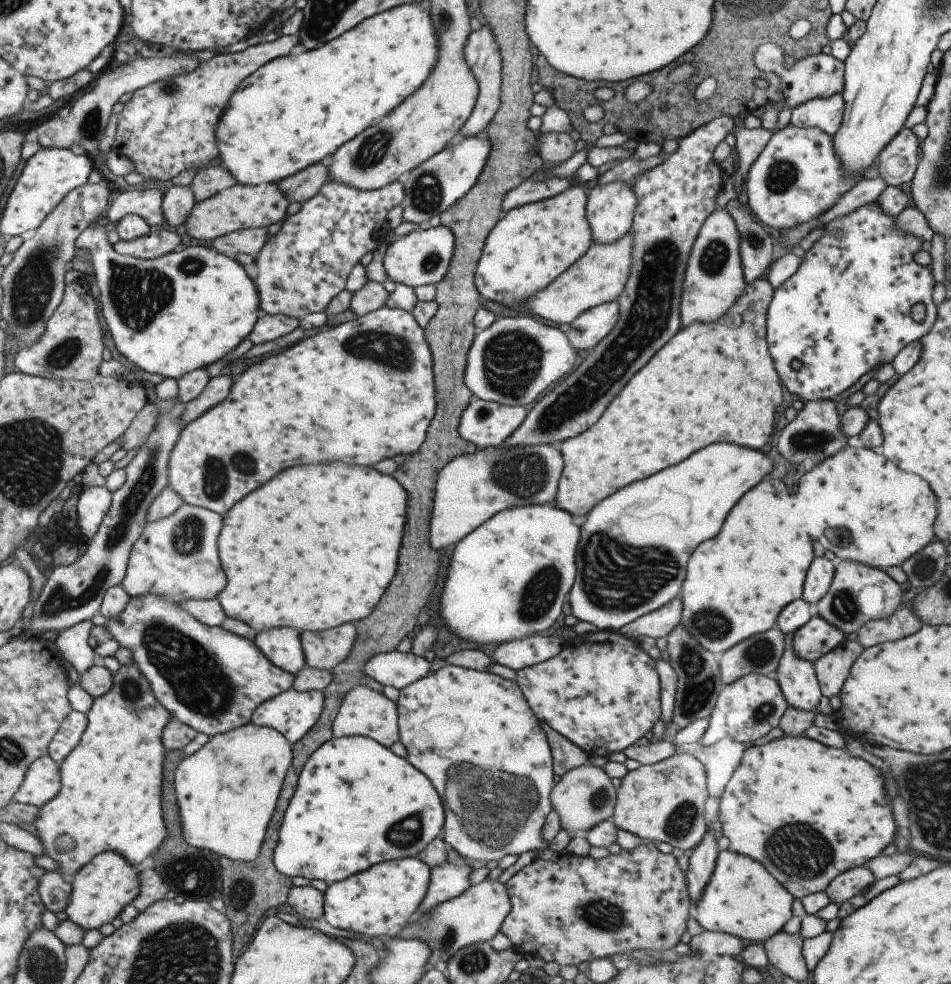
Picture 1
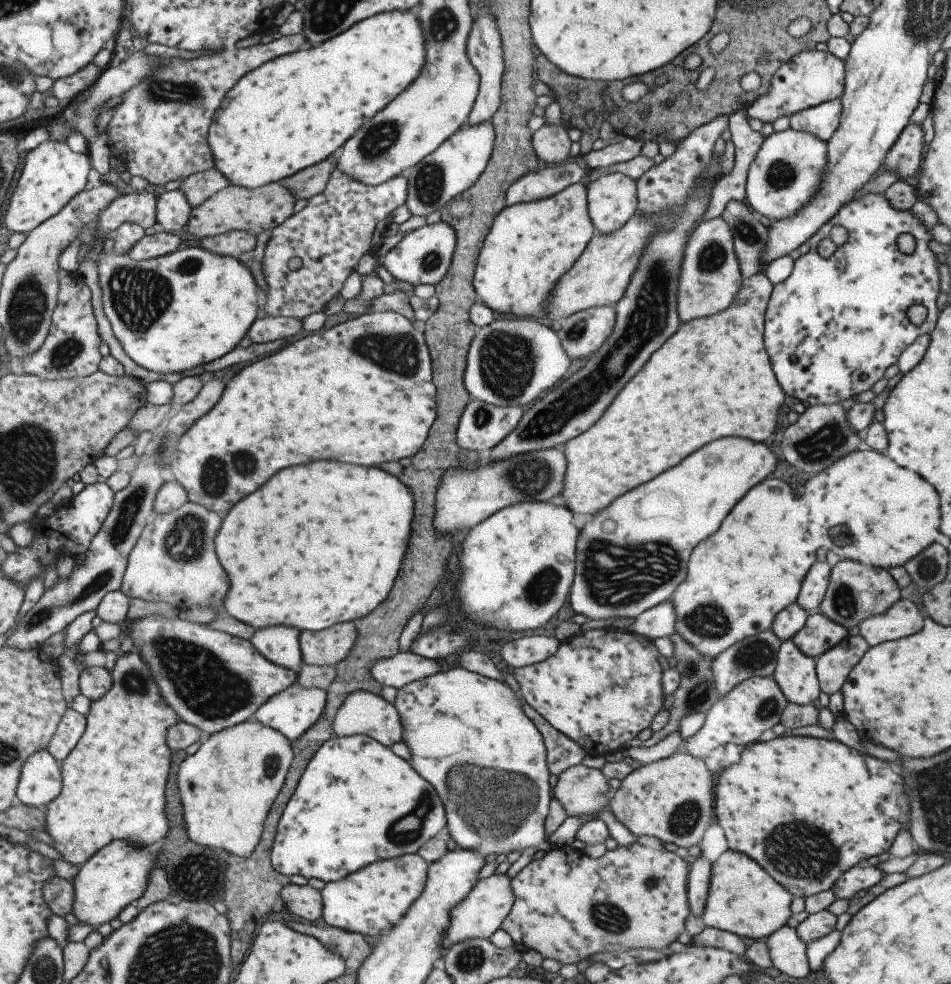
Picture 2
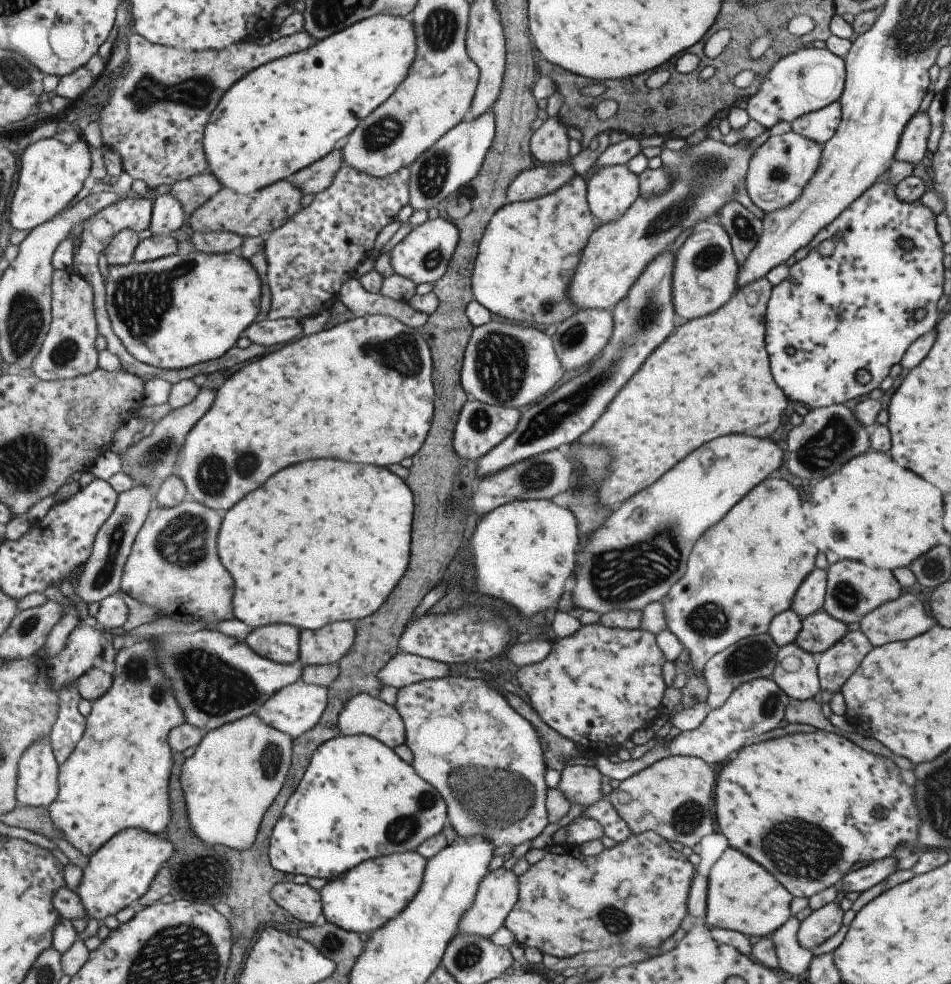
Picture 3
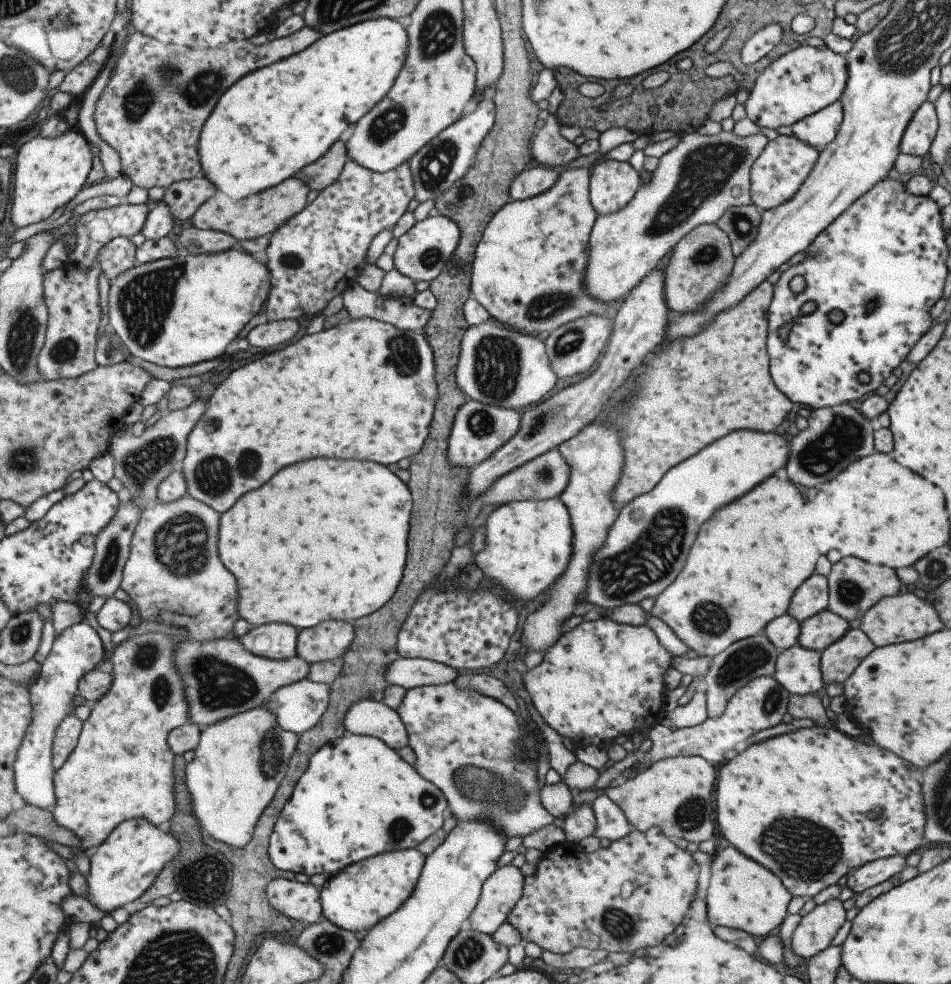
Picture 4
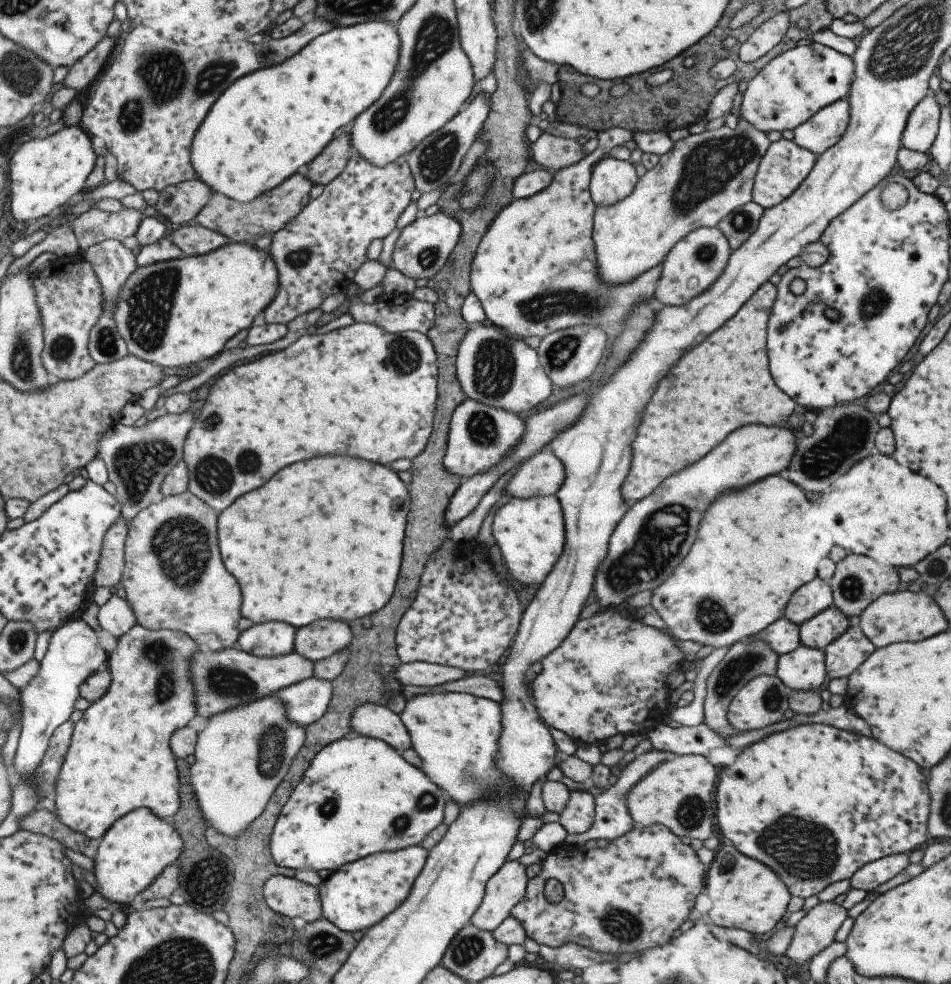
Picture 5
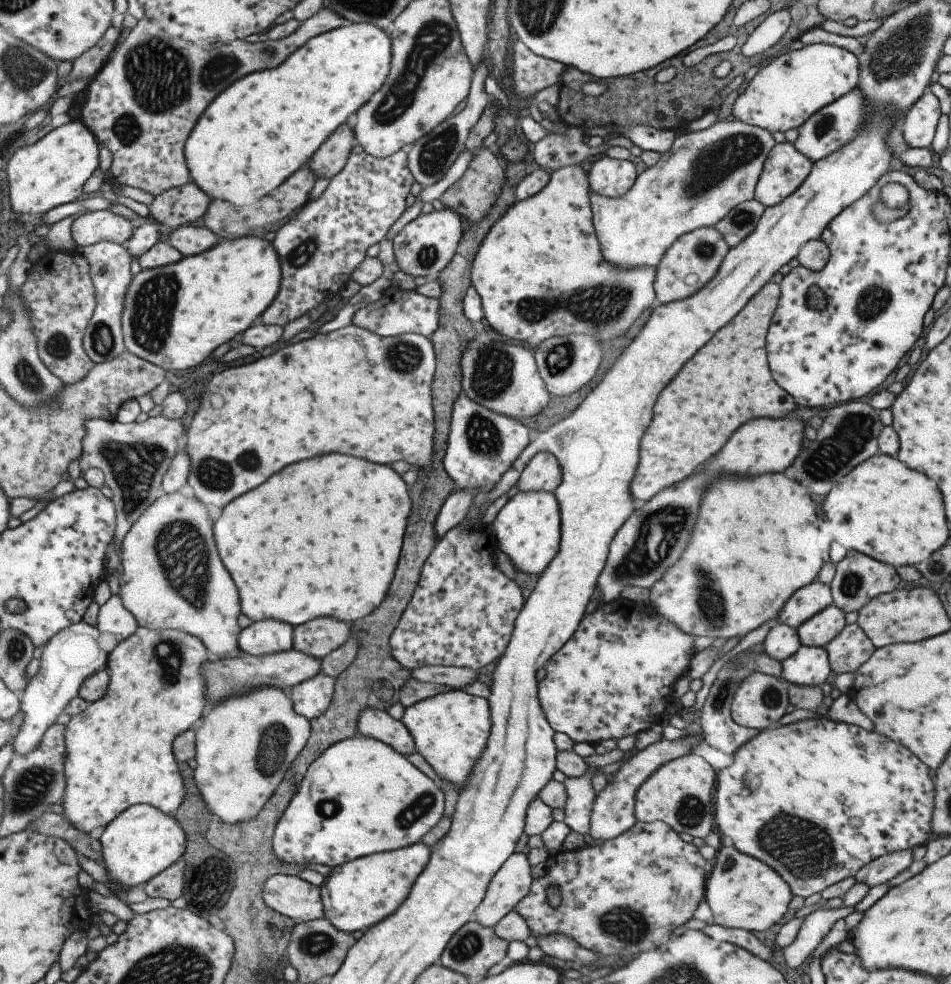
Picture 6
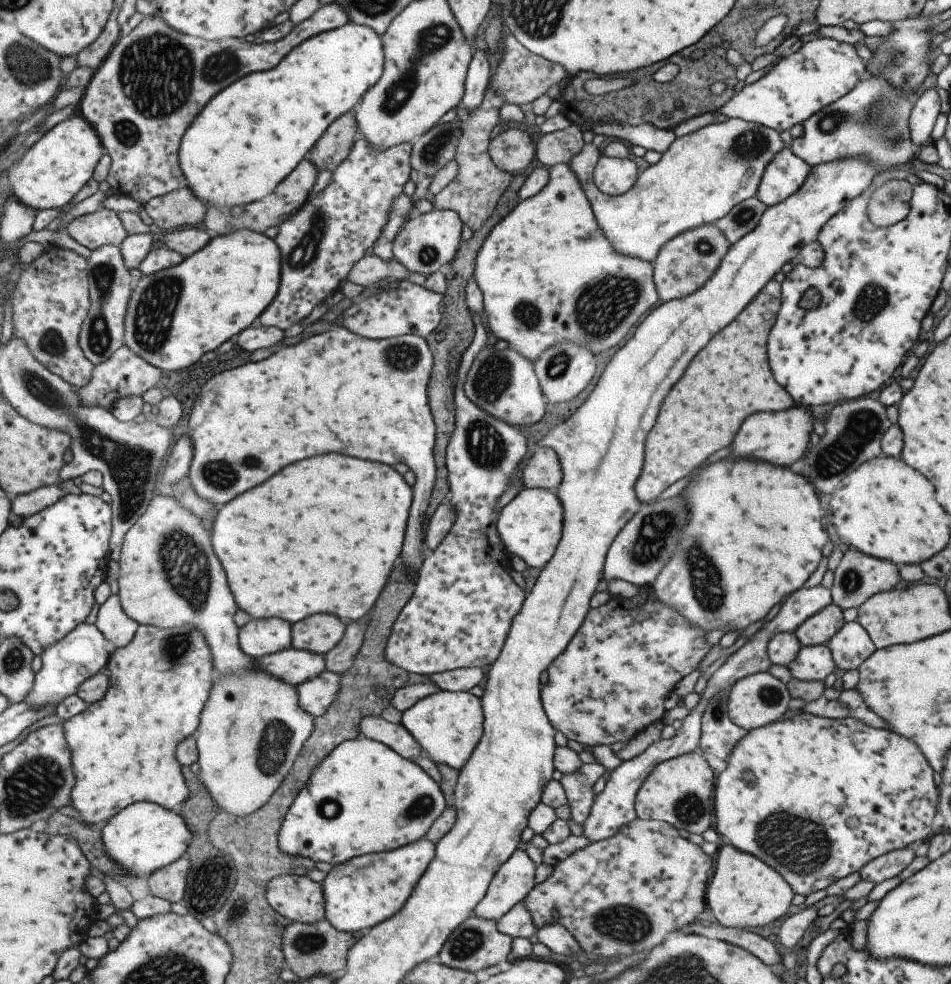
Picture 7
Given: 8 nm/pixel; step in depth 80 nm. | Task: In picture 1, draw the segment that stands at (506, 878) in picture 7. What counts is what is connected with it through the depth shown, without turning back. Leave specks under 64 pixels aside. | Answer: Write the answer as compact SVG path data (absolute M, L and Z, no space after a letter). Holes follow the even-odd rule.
M485 878L479 883L469 885L458 897L433 907L425 915L413 917L395 937L424 940L431 951L428 962L433 966L435 962L449 961L464 946L493 938L509 911L510 902L505 885L497 879Z

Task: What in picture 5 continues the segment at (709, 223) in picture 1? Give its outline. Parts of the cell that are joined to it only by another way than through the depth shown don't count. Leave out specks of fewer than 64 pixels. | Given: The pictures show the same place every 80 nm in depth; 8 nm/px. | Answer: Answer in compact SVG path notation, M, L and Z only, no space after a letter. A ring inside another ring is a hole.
M699 227L688 232L669 249L660 262L659 280L656 280L654 297L663 306L685 306L687 302L705 292L727 266L731 250L723 233L715 227Z

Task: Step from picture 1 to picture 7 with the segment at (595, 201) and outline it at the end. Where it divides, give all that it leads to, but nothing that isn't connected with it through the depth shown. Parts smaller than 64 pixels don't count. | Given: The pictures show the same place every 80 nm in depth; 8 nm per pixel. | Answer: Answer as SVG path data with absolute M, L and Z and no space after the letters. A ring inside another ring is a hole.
M601 154L592 170L592 181L606 195L620 195L627 192L636 181L637 169L627 158L606 157Z

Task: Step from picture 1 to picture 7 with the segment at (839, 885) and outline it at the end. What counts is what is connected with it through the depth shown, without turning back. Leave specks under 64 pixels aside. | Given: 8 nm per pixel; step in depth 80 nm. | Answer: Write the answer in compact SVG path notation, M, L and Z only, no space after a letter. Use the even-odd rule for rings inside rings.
M909 847L895 849L866 862L858 873L861 879L877 884L887 878L897 877L901 870L913 860L913 857L914 850Z

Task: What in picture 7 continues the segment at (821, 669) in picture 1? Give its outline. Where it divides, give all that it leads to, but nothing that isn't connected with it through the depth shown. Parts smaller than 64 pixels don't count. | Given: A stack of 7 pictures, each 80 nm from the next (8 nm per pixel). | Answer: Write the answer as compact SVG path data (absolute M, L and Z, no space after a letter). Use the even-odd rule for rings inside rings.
M856 620L844 622L826 645L834 665L843 670L856 669L876 649Z

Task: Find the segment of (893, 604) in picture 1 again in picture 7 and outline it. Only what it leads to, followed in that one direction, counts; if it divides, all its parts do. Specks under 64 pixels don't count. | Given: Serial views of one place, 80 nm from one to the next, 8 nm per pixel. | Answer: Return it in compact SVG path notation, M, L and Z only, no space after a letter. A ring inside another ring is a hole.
M849 548L842 554L842 558L834 570L834 581L830 588L830 597L833 604L837 605L841 610L851 607L857 608L875 593L891 590L899 580L900 574L893 562L878 559L863 554L857 549Z

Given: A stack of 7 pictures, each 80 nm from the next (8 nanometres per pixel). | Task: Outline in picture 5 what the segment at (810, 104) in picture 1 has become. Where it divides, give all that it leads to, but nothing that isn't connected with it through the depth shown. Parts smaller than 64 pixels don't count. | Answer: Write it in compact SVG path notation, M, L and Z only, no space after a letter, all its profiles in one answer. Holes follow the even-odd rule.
M840 99L812 114L805 122L795 126L793 142L816 156L833 146L845 132L849 116L846 99Z

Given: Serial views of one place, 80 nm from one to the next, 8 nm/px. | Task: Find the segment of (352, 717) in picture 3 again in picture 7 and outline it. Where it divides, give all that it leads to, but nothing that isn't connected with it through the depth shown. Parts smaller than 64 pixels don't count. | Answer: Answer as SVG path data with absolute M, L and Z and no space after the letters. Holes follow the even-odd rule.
M368 716L363 719L360 730L363 735L374 741L382 742L404 759L414 761L423 755L417 739L400 723L387 722L385 718Z

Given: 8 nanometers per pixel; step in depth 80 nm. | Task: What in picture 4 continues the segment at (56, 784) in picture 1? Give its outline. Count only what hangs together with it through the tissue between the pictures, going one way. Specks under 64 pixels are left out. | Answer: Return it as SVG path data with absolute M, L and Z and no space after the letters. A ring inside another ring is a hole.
M80 621L65 629L55 640L52 651L42 664L40 675L31 685L31 704L33 704L33 722L27 730L27 736L19 748L15 762L15 781L18 794L27 805L53 812L57 805L55 787L55 764L53 764L53 746L59 724L75 712L75 696L80 694L81 680L98 669L105 659L106 648L100 631L85 621Z

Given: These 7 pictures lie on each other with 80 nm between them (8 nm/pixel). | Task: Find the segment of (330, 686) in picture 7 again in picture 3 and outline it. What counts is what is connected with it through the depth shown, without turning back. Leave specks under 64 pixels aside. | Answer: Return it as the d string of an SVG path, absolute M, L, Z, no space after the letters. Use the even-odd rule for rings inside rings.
M302 678L294 685L278 690L257 712L269 725L291 734L296 739L315 728L322 720L329 705L329 690L326 686L305 682Z

